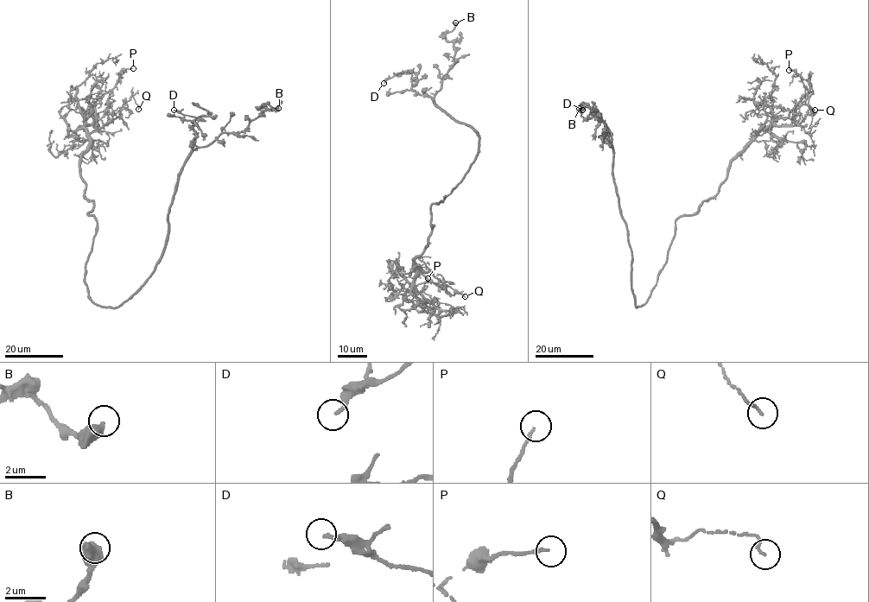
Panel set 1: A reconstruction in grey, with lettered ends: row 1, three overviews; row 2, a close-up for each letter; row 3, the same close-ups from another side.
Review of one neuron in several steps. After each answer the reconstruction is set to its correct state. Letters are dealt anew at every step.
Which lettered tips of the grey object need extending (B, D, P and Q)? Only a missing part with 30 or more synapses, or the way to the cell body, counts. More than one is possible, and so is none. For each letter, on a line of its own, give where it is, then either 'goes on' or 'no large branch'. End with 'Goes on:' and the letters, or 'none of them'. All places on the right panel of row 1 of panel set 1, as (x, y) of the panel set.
B: (579, 108) | no large branch
D: (582, 110) | no large branch
P: (789, 70) | no large branch
Q: (815, 110) | no large branch
Goes on: none of them

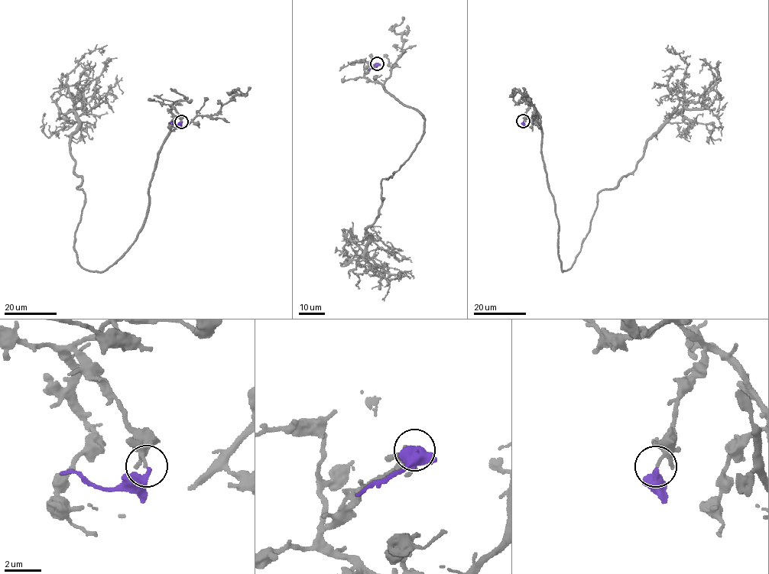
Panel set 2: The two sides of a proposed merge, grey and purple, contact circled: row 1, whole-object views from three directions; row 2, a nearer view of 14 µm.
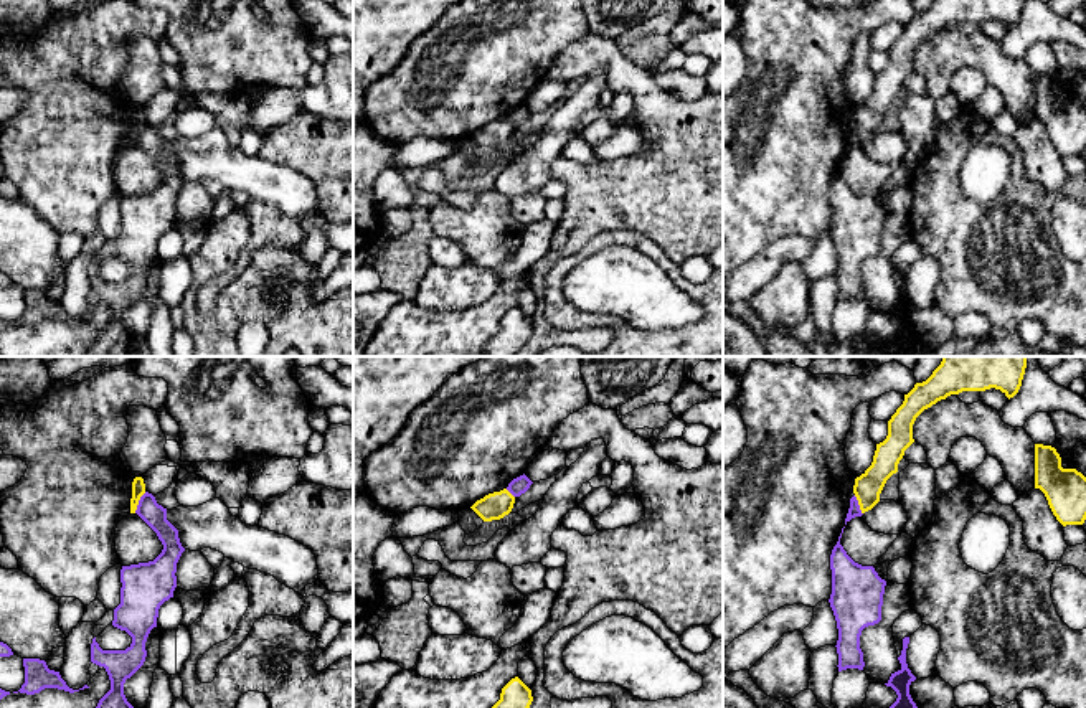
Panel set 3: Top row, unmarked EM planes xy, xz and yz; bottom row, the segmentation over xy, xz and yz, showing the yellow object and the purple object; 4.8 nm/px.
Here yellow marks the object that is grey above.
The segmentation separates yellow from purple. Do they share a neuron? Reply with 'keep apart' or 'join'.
keep apart

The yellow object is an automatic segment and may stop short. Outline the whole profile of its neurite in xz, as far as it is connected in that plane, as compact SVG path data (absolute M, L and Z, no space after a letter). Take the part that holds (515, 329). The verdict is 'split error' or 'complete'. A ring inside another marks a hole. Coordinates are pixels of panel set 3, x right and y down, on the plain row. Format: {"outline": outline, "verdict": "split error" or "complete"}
{"outline": "M512 309L500 323L500 330L490 338L484 356L513 356L530 338L531 320L518 309Z", "verdict": "complete"}

